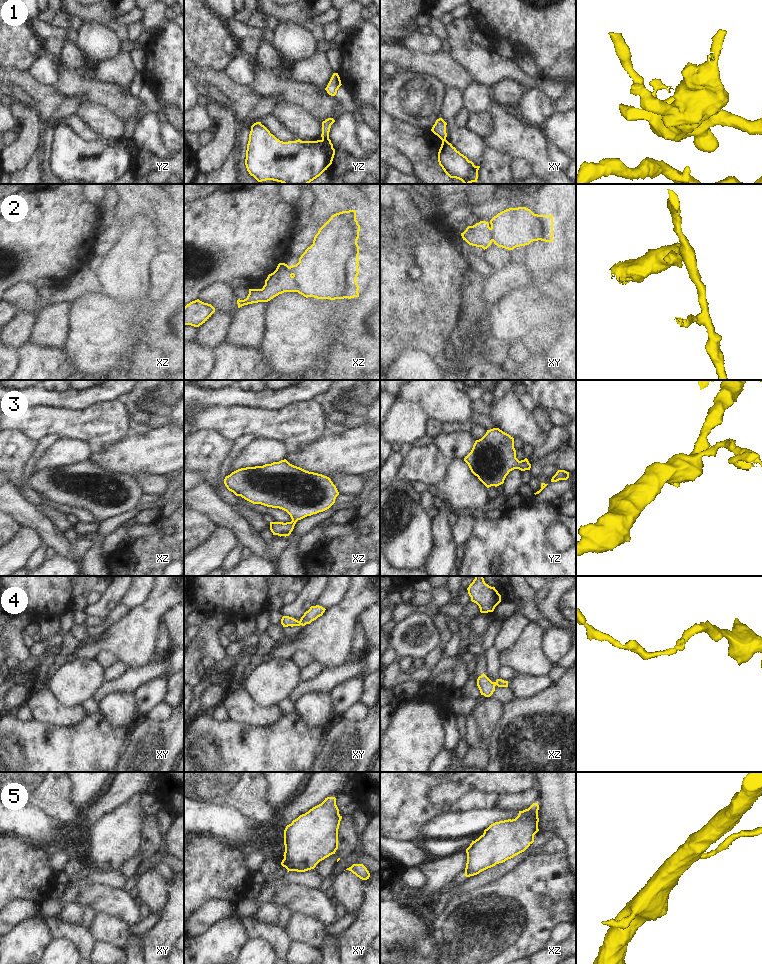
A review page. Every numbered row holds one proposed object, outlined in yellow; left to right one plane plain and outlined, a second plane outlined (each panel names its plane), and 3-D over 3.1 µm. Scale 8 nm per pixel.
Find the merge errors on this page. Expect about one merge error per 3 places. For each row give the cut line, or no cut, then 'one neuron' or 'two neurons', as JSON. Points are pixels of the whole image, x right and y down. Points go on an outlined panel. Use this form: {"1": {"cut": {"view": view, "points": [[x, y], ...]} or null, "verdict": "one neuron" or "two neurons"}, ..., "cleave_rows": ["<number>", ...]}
{"1": {"cut": {"view": "yz", "points": [[328, 138], [322, 140]]}, "verdict": "two neurons"}, "2": {"cut": {"view": "xz", "points": [[292, 276], [297, 291]]}, "verdict": "two neurons"}, "3": {"cut": null, "verdict": "one neuron"}, "4": {"cut": null, "verdict": "one neuron"}, "5": {"cut": {"view": "xz", "points": [[533, 835], [529, 843]]}, "verdict": "two neurons"}, "cleave_rows": ["1", "2", "5"]}

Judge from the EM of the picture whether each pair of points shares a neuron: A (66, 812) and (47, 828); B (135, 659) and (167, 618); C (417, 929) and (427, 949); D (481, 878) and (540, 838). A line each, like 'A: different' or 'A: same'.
A: different
B: different
C: same
D: same

